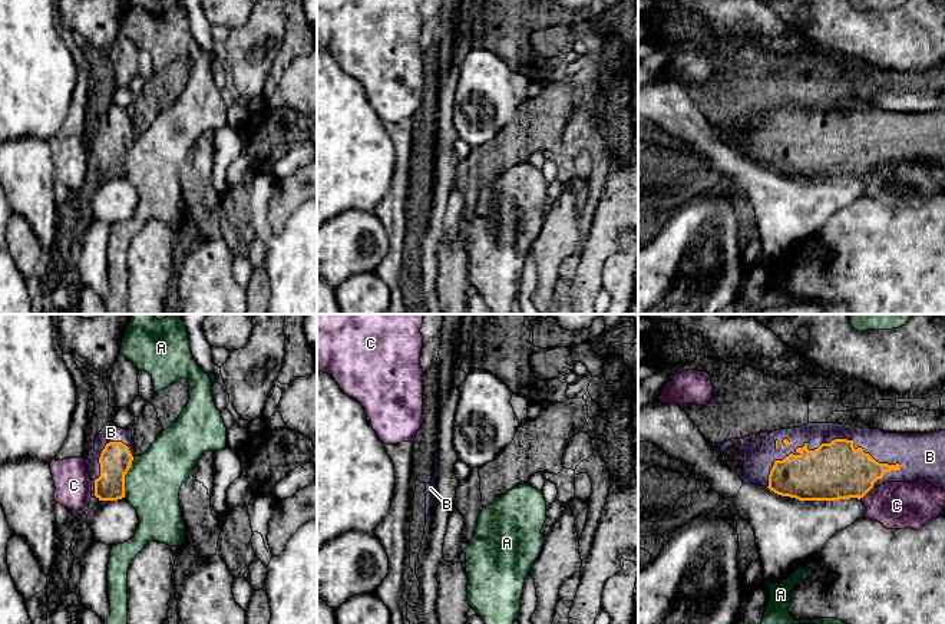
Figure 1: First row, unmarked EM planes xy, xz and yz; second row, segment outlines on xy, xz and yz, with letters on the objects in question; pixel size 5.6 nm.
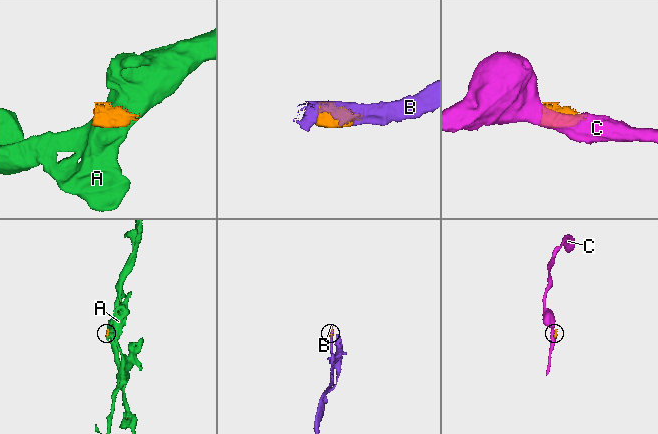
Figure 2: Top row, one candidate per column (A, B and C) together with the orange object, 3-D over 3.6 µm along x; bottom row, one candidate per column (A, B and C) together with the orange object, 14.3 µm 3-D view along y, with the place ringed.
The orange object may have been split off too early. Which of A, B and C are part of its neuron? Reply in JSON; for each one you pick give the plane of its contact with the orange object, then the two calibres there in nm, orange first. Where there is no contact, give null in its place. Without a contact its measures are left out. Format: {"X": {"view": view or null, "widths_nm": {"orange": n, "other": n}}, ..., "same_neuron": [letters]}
{"B": {"view": "yz", "widths_nm": {"orange": 320, "other": 130}}, "same_neuron": ["B"]}

